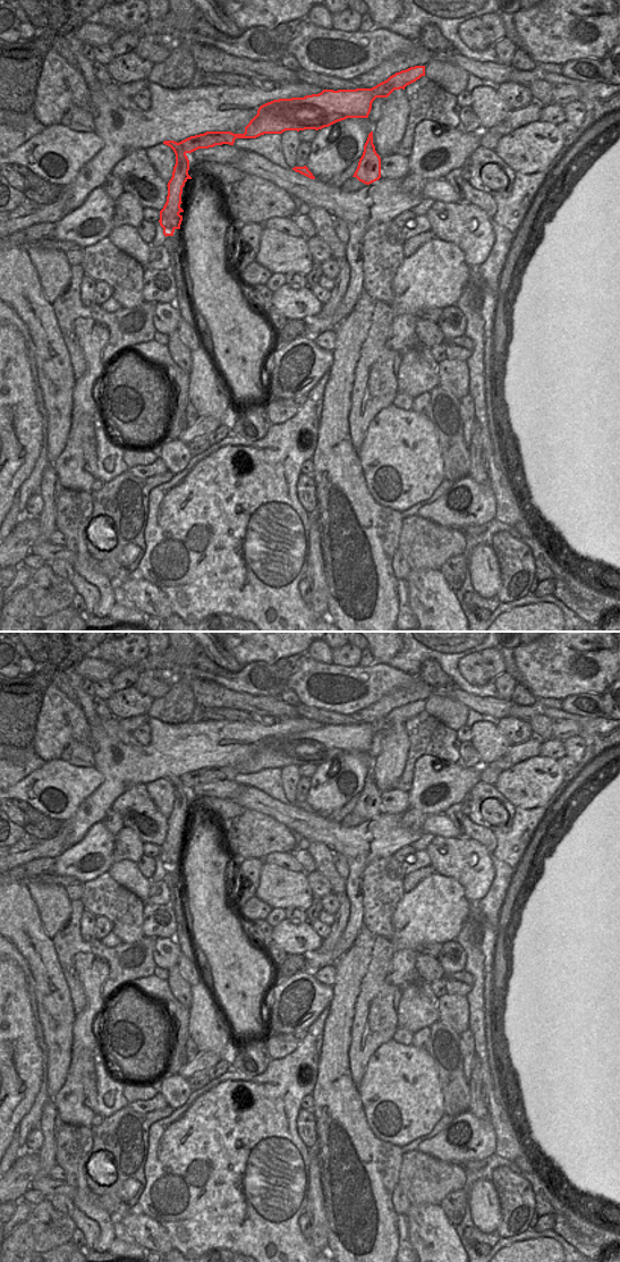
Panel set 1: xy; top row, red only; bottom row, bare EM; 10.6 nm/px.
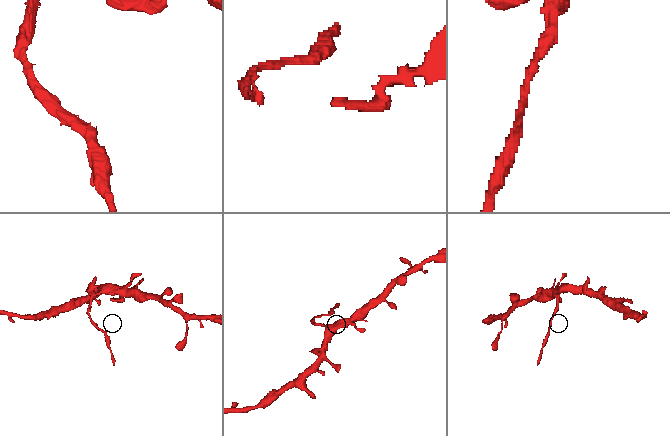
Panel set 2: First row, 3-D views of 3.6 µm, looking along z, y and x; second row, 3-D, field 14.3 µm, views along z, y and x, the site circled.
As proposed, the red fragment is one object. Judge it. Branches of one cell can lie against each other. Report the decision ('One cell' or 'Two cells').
Two cells

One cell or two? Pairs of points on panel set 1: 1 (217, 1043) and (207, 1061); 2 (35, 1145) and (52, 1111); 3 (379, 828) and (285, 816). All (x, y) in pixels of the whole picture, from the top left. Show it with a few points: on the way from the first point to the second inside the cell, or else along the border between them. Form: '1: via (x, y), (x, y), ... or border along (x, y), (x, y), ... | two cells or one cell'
1: border along (198, 1050), (215, 1051), (222, 1056) | two cells
2: border along (39, 1127), (43, 1137), (43, 1144), (37, 1152) | two cells
3: via (355, 835), (332, 835), (308, 826) | one cell

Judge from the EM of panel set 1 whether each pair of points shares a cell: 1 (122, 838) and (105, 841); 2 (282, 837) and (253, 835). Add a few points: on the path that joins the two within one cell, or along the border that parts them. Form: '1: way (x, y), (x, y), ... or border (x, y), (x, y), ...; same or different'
1: border (115, 836), (112, 863); different
2: way (275, 837), (260, 835); same

